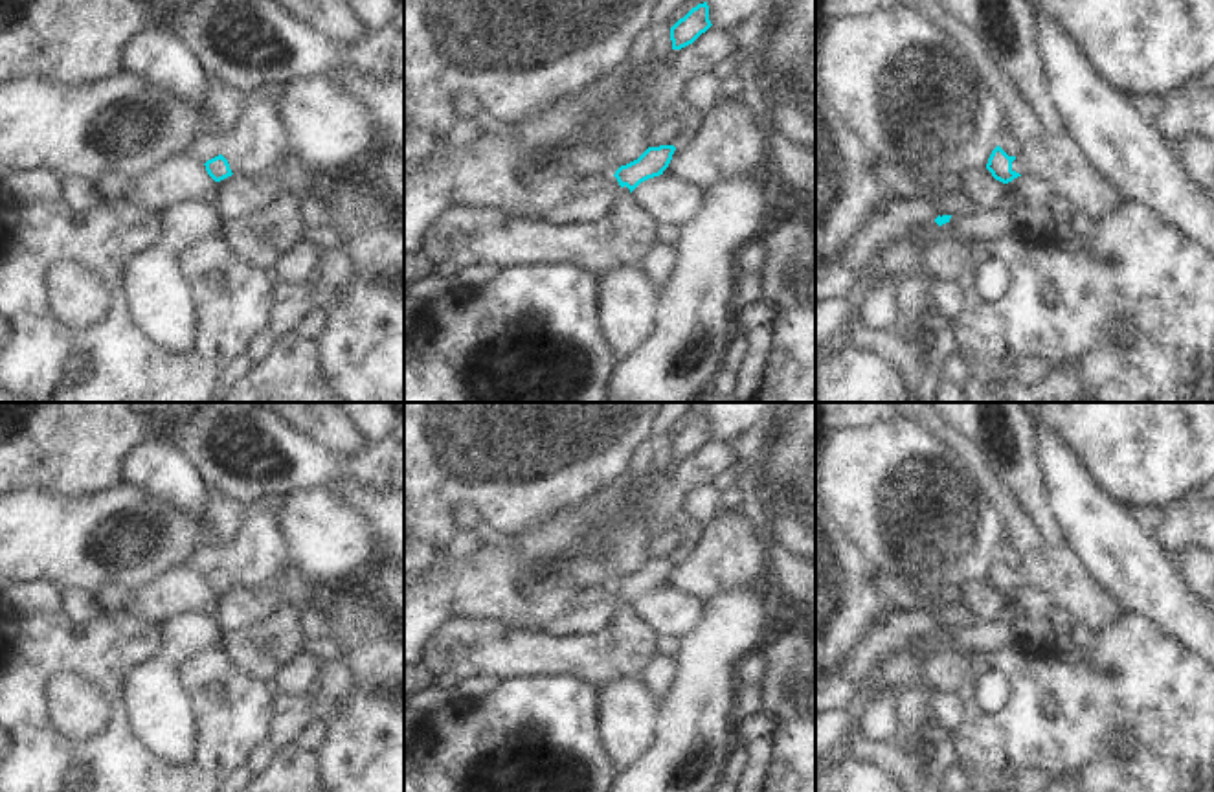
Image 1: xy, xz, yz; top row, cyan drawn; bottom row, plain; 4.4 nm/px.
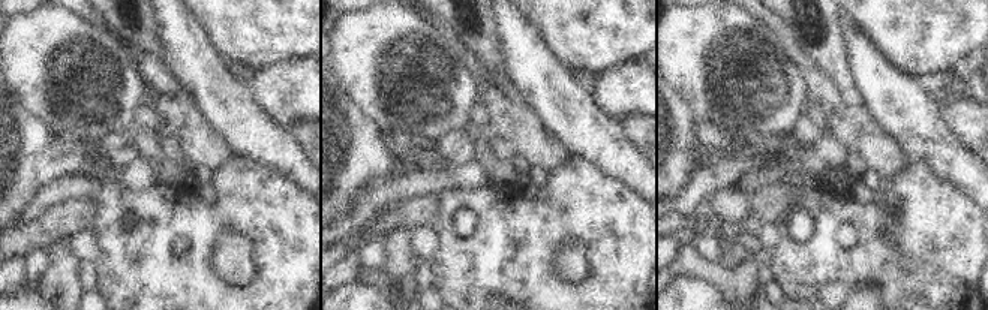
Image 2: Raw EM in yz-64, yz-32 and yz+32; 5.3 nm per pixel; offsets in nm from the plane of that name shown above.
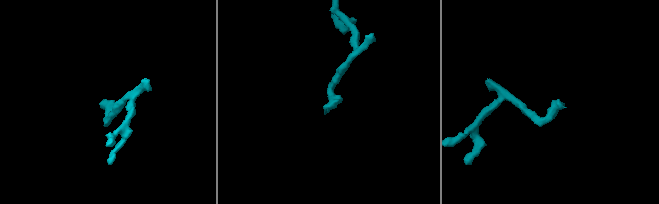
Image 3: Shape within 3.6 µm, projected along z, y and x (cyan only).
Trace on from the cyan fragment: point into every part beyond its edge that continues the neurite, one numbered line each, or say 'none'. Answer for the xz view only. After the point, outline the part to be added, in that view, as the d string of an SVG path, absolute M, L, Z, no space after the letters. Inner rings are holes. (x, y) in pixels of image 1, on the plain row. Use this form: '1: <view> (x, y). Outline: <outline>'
1: xz (465, 647). Outline: M624 597L597 634L545 634L531 627L511 627L501 619L452 619L426 647L426 667L433 673L452 673L457 678L478 674L498 674L503 682L512 678L533 678L538 674L577 674L601 689L624 676L641 676L646 663L658 654L654 630L632 610Z

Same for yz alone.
1: yz (1055, 570). Outline: M893 402L898 415L916 423L948 445L972 470L975 483L994 503L1006 526L1006 544L1019 553L1012 583L1036 588L1063 606L1076 625L1100 632L1122 614L1109 592L1085 570L1069 544L1051 546L1008 489L994 478L981 450L951 430L933 402Z

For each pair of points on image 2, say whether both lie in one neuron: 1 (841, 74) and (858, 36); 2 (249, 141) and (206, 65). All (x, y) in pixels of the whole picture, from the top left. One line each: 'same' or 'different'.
1: different
2: same

